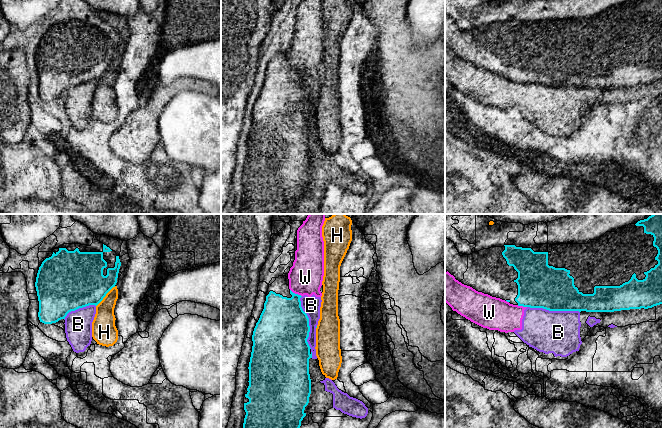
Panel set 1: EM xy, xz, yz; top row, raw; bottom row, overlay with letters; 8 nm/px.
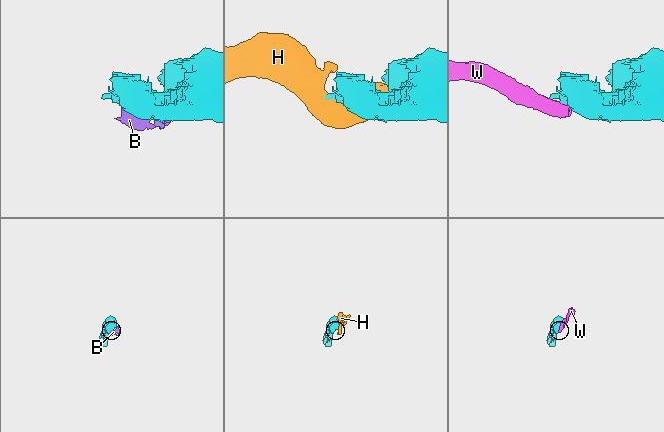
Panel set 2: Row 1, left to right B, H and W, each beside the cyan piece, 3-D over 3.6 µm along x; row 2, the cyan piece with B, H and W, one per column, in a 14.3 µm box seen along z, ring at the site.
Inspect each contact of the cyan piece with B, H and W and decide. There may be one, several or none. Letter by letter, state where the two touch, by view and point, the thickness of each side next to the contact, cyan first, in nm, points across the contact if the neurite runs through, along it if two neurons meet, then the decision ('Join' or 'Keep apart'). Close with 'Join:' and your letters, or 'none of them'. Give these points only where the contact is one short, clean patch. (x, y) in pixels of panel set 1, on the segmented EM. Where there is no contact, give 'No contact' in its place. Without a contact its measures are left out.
B: Touches cyan at xz (308, 322). Thickness 440 nm (cyan) against 140 nm. Keep apart
H: Touches cyan at xy (105, 295). Thickness 420 nm (cyan) against 190 nm. Keep apart
W: Touches cyan at xz (296, 294). Thickness 380 nm (cyan) against 280 nm. Boundary: xz (290, 289), (301, 296). Keep apart
Join: none of them

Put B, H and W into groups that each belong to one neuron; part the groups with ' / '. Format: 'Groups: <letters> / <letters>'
Groups: B W / H

